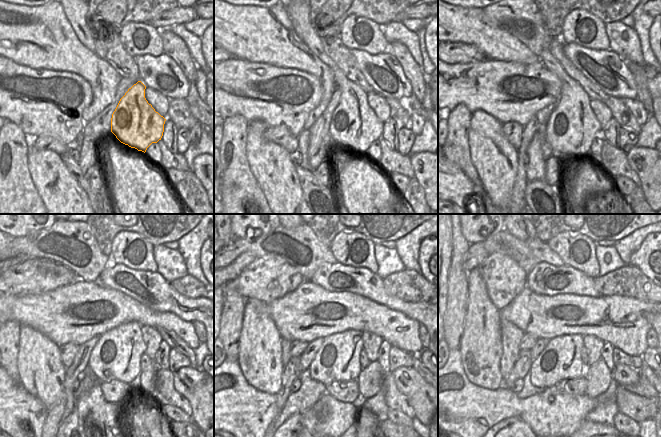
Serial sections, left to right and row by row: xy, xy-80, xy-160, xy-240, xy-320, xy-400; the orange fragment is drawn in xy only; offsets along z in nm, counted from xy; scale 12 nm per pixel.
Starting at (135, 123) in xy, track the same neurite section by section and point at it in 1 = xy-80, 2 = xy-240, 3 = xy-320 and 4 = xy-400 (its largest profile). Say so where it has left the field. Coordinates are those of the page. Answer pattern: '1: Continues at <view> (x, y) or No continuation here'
1: Continues at xy-80 (354, 124)
2: Continues at xy-240 (116, 356)
3: Continues at xy-320 (338, 359)
4: Continues at xy-400 (561, 359).

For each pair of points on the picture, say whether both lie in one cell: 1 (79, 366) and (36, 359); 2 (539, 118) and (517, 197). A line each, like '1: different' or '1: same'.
1: different
2: same

